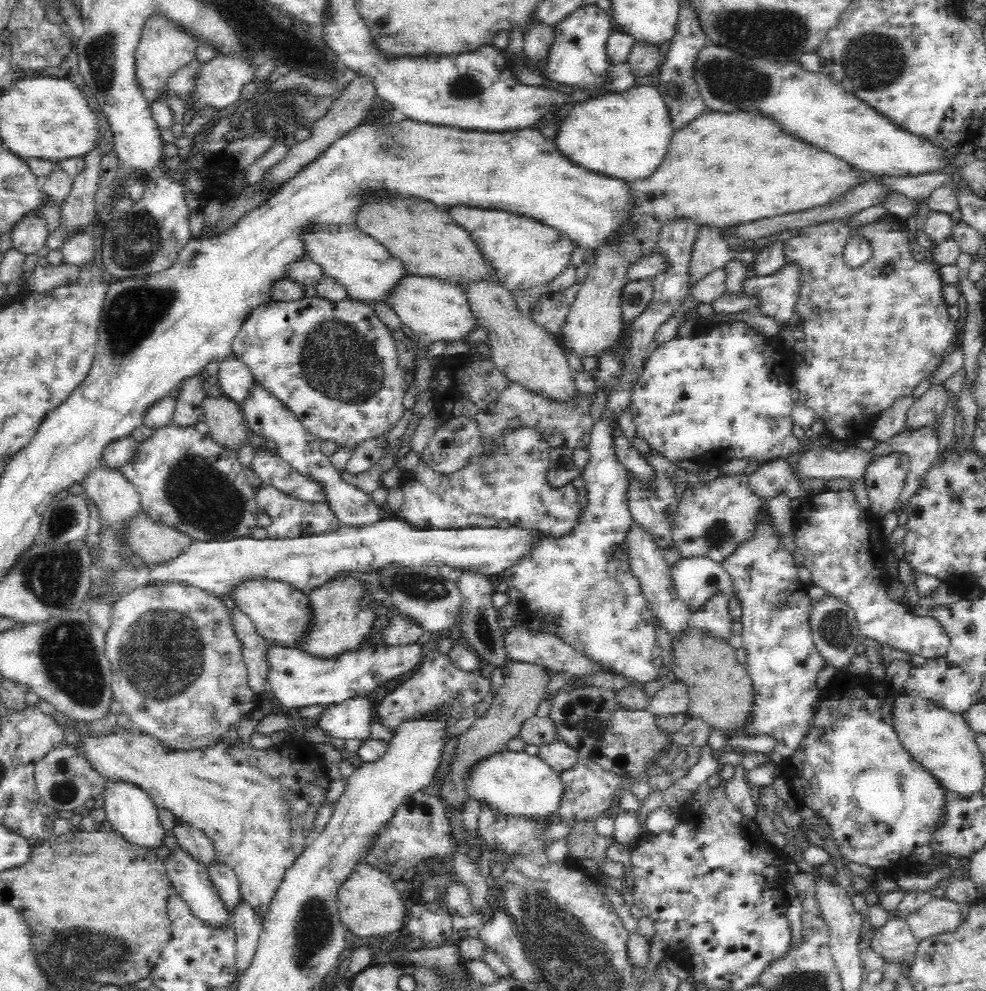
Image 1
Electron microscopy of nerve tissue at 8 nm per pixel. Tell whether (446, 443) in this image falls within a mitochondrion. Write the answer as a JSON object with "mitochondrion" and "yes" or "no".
{"mitochondrion":"no"}

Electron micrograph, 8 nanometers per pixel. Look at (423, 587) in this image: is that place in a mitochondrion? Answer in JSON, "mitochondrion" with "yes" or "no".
{"mitochondrion":"yes"}

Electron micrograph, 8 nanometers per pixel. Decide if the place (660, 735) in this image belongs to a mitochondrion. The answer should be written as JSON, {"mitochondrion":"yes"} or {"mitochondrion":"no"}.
{"mitochondrion":"no"}

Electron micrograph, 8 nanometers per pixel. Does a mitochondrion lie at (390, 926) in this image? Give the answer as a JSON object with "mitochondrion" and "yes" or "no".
{"mitochondrion":"no"}

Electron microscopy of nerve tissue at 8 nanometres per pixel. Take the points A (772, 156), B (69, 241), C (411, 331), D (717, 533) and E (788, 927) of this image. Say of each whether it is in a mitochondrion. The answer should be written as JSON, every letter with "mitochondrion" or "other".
{"A":"other","B":"other","C":"other","D":"mitochondrion","E":"other"}

